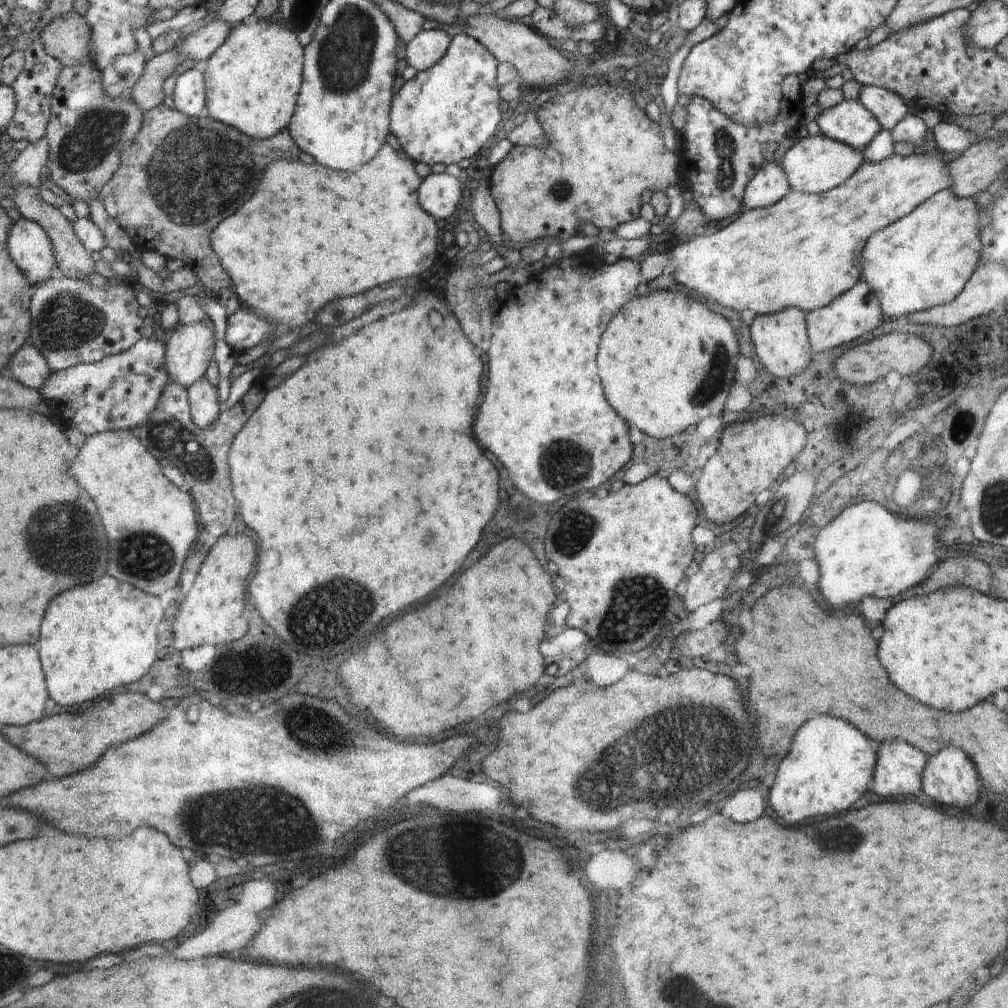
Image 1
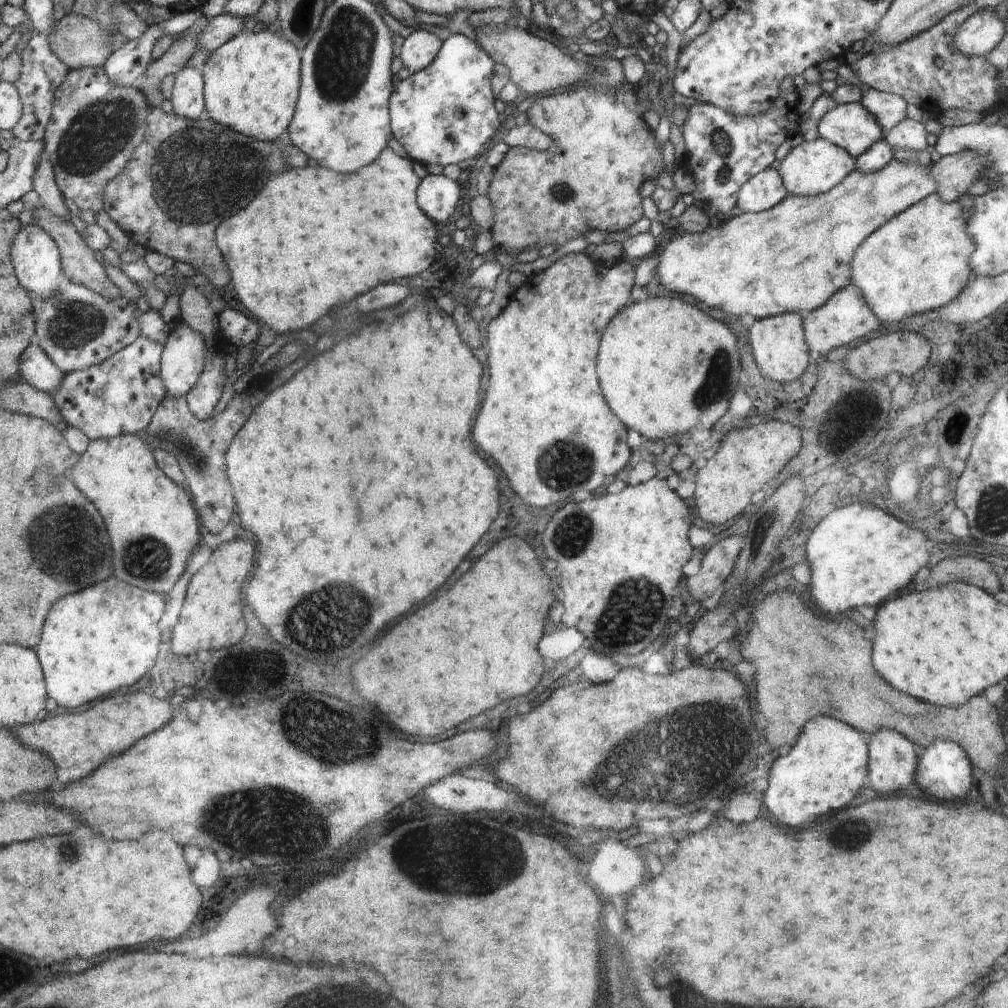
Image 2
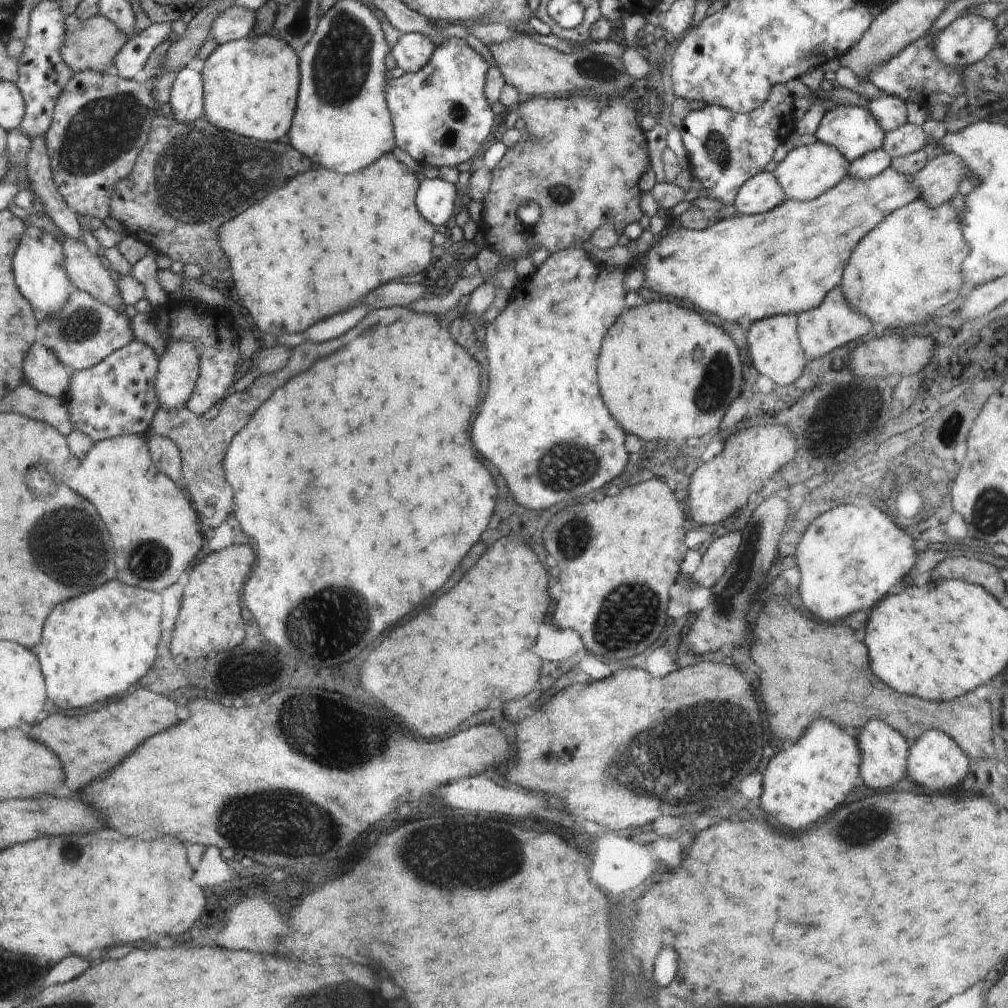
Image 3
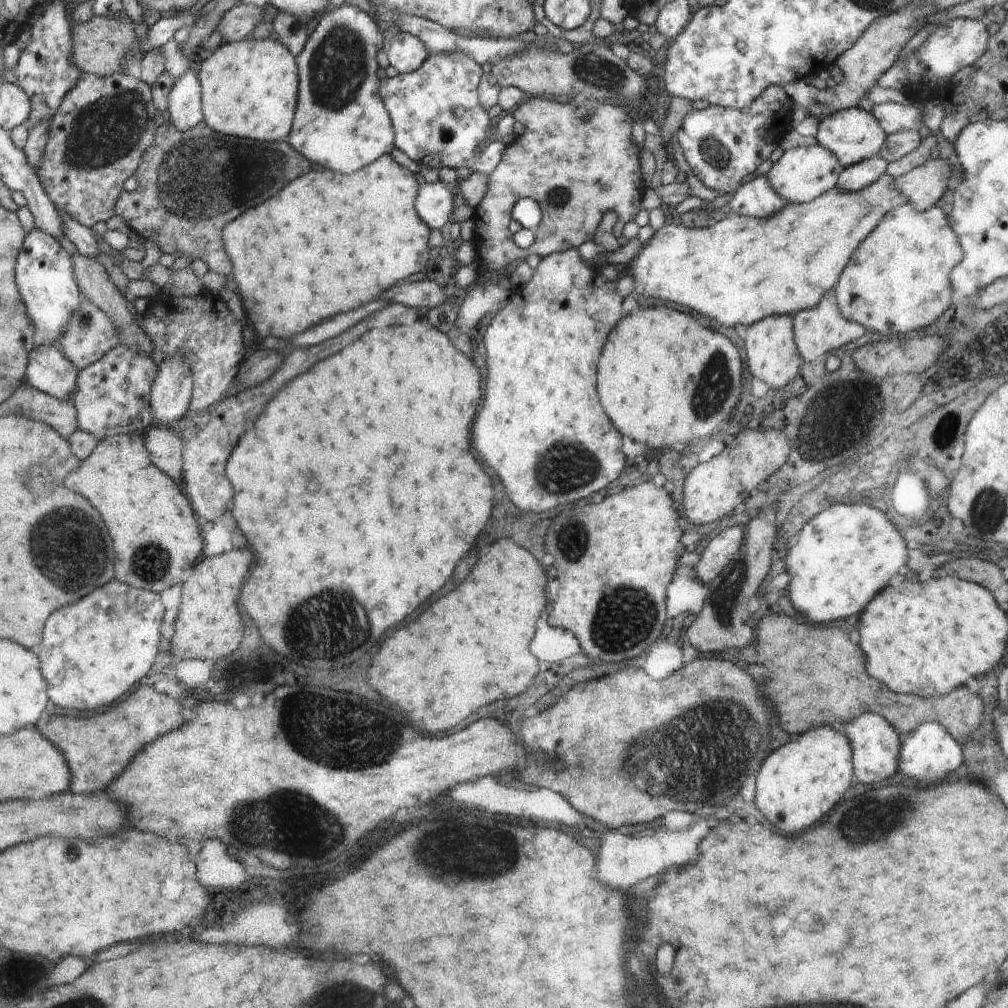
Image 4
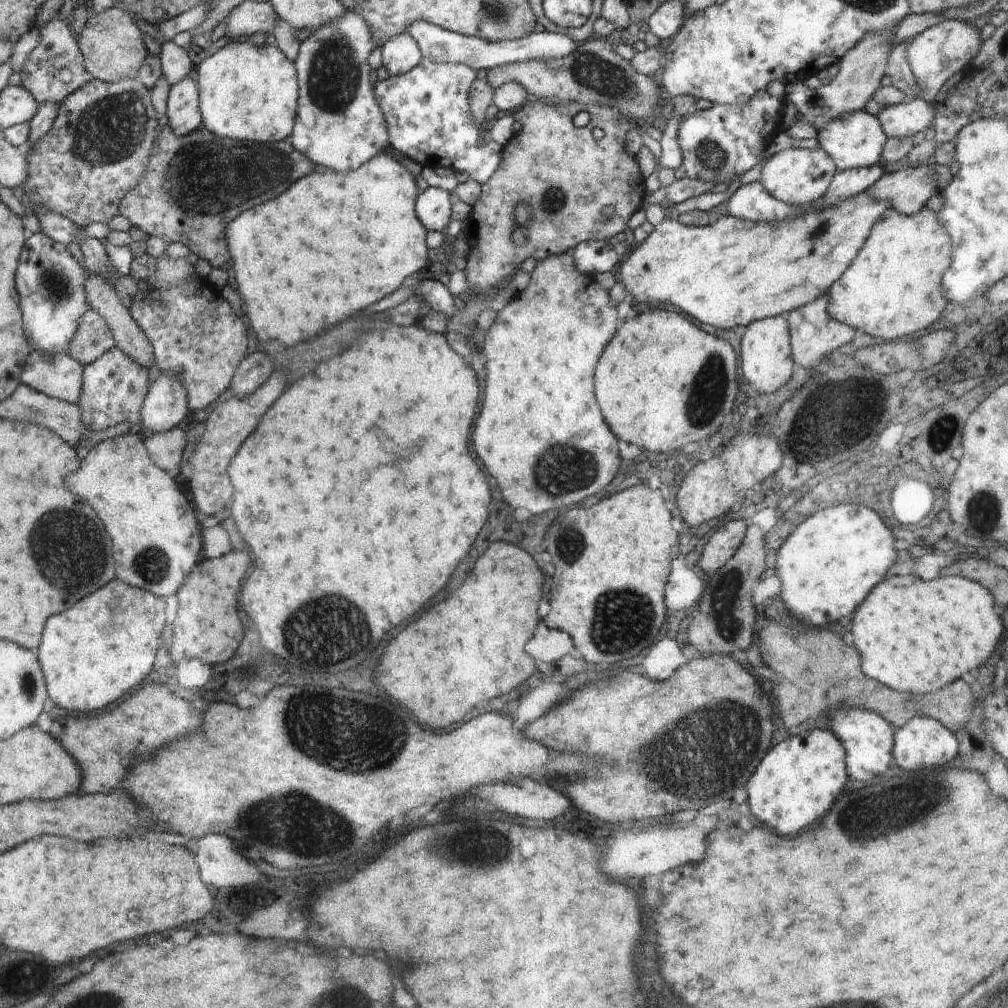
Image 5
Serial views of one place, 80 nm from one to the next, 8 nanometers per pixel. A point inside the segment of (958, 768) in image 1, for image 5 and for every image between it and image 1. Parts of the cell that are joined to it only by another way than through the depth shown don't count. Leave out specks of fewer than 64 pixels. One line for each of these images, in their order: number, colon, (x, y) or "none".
2: (943, 769)
3: (935, 761)
4: (928, 753)
5: (922, 743)

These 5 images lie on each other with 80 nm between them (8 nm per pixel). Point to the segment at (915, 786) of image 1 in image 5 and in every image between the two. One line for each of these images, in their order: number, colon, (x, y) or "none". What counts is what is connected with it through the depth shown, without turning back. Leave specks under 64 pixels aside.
2: (893, 759)
3: (884, 751)
4: (876, 744)
5: (868, 739)

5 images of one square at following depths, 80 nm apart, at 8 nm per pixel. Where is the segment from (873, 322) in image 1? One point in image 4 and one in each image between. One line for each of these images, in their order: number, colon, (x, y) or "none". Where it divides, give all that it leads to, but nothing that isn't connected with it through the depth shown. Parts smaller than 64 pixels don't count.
2: (845, 316)
3: (834, 323)
4: (823, 328)

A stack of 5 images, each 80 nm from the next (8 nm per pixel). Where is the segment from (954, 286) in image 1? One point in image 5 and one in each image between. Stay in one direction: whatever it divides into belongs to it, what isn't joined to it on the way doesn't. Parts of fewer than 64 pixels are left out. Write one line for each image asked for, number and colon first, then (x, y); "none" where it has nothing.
2: (918, 262)
3: (909, 265)
4: (898, 279)
5: (893, 288)

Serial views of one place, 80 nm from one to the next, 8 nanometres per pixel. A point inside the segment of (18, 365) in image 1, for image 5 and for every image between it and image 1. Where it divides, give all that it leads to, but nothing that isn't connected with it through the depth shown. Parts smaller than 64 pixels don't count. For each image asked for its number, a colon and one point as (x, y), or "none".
2: (35, 367)
3: (44, 372)
4: (49, 371)
5: (60, 376)

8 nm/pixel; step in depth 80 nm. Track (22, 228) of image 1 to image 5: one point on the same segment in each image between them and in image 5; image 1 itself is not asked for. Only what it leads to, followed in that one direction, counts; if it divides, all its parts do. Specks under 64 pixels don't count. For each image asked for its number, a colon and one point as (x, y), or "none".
2: (36, 256)
3: (39, 271)
4: (46, 280)
5: (52, 284)

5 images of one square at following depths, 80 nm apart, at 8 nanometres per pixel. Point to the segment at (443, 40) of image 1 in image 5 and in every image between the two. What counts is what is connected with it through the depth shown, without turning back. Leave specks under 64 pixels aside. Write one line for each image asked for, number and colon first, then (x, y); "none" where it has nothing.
2: (420, 48)
3: (412, 51)
4: (406, 52)
5: (401, 53)

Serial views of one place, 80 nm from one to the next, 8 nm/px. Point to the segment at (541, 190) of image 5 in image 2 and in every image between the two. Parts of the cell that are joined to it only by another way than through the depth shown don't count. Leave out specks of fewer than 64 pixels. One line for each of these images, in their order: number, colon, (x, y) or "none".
2: (602, 151)
3: (585, 154)
4: (576, 158)

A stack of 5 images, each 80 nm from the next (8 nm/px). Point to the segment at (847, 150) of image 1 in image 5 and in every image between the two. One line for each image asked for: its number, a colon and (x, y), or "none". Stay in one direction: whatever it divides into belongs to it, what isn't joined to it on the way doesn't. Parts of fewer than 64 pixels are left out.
2: (813, 167)
3: (808, 171)
4: (801, 174)
5: (800, 177)

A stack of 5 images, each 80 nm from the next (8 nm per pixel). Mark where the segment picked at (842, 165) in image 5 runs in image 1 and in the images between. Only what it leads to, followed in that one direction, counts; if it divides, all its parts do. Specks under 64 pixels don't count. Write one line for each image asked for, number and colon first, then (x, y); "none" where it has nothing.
1: (849, 122)
2: (851, 126)
3: (851, 129)
4: (853, 134)

